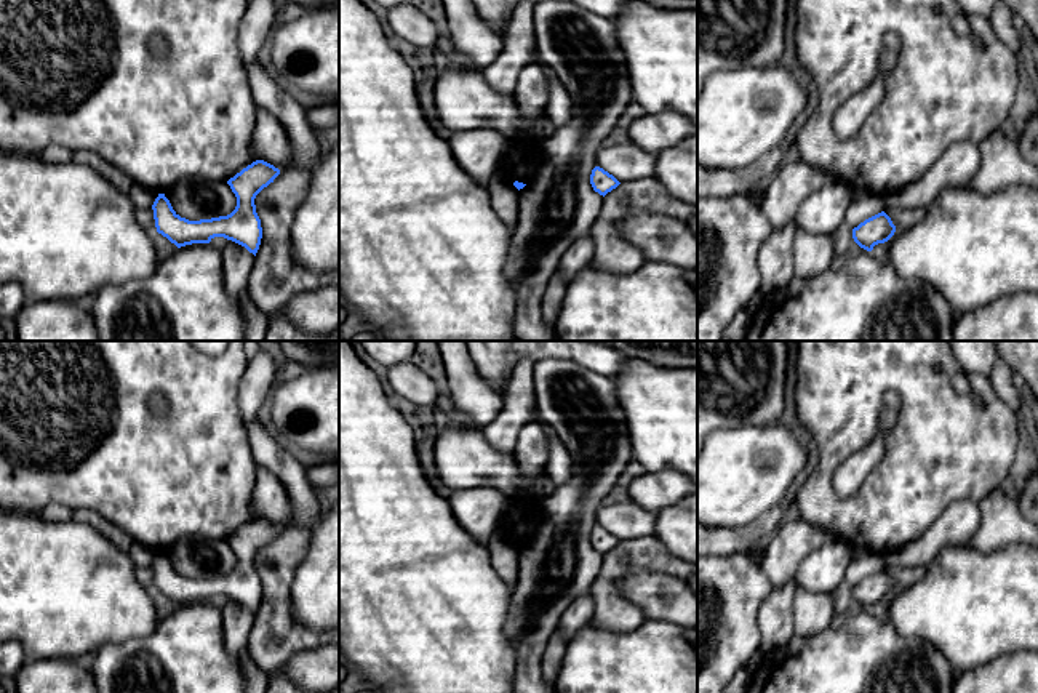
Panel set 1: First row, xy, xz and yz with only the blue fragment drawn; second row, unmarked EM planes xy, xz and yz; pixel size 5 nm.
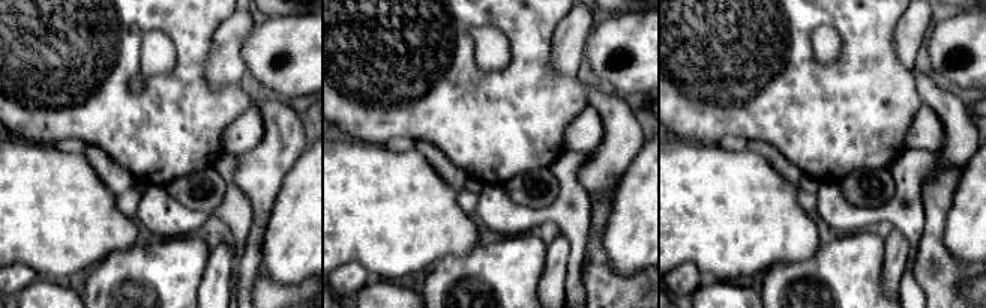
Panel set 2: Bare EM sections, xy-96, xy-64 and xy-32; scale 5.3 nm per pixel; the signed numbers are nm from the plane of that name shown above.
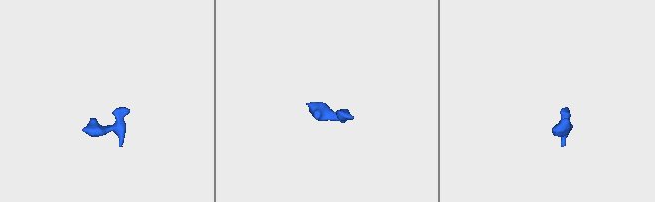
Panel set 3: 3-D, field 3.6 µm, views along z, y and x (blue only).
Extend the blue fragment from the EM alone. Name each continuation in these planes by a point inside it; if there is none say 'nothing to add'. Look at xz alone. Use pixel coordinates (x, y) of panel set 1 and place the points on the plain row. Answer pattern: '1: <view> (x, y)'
nothing to add

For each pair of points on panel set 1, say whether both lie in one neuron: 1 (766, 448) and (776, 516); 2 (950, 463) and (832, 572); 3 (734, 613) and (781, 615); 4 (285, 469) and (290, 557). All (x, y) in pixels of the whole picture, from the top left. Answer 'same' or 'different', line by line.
1: different
2: different
3: different
4: different

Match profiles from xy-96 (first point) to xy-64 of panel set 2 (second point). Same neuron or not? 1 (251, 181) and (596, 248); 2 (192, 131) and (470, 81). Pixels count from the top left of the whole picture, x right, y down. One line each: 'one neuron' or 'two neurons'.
1: two neurons
2: one neuron

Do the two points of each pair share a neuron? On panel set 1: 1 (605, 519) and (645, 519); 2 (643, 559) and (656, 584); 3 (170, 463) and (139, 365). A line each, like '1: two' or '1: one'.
1: one
2: two
3: one

